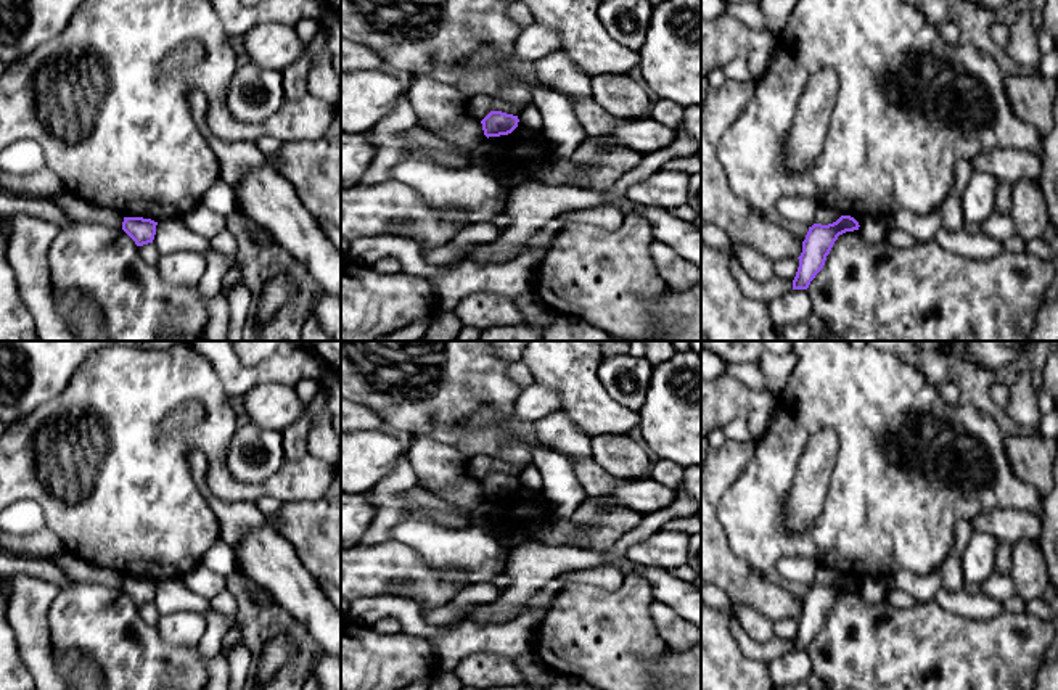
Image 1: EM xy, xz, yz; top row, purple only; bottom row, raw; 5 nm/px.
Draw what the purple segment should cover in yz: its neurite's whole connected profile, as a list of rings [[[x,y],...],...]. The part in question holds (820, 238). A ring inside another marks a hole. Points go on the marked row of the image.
[[[841,216],[836,222],[809,227],[802,241],[802,253],[798,257],[799,267],[793,280],[793,290],[807,290],[815,275],[823,269],[826,256],[835,241],[846,232],[859,230],[859,222],[851,216]]]

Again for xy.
[[[124,217],[122,230],[137,246],[153,243],[158,222],[143,217]]]

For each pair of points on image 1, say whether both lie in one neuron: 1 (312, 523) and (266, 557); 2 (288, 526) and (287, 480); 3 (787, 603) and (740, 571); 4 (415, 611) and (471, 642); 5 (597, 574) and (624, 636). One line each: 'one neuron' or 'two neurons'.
1: two neurons
2: two neurons
3: one neuron
4: one neuron
5: two neurons

